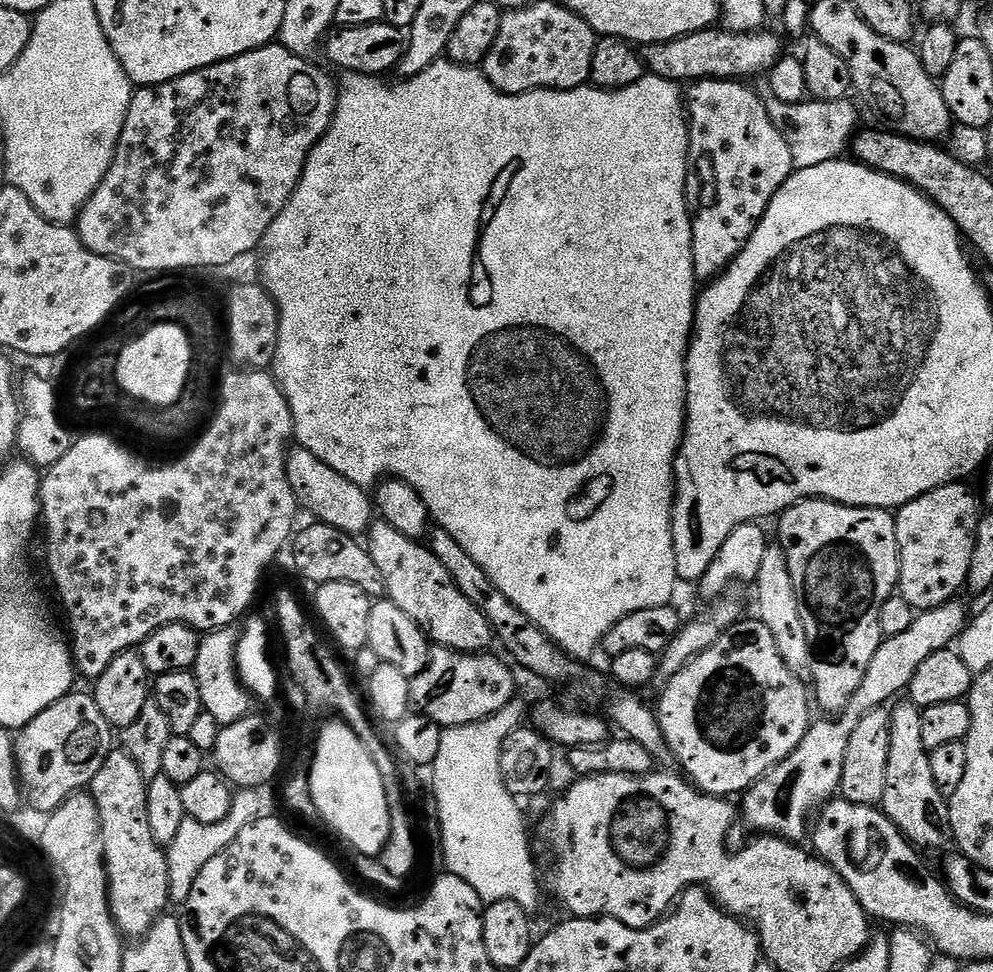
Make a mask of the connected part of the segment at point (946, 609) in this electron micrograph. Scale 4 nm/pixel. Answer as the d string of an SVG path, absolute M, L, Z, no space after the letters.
M948 600L942 606L921 611L904 633L881 639L878 654L874 654L870 670L866 670L866 678L862 678L858 690L854 690L854 698L850 698L844 711L835 718L820 718L824 720L817 724L815 721L794 751L743 793L742 820L744 816L753 833L771 834L789 842L800 842L803 836L805 839L809 835L810 818L839 793L844 751L850 734L854 734L858 722L866 718L870 710L885 707L889 703L887 700L895 701L895 696L907 689L914 674L918 674L918 666L922 666L930 654L952 648L959 641L970 619L970 611L962 600Z

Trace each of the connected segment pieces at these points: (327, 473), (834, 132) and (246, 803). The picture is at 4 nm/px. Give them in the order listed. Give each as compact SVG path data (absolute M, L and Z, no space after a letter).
M296 446L289 451L286 462L286 478L290 478L290 486L296 495L297 505L303 511L305 508L312 515L312 518L315 518L319 523L329 524L357 538L363 537L372 527L374 523L373 497L365 489L358 487L354 482L350 482L350 478L342 478L342 474L338 474L338 470L330 470L330 466L326 466L326 462L314 458L314 454L310 454L310 450Z
M767 86L761 87L759 93L774 126L778 126L778 134L782 134L782 138L786 138L786 146L790 146L792 162L797 169L822 166L822 162L841 159L849 151L852 138L858 131L856 108L851 99L787 104L778 102Z
M256 790L237 791L232 798L230 814L226 814L222 822L203 824L197 820L184 819L177 836L174 837L174 842L166 845L170 874L168 899L173 905L184 905L186 898L190 898L190 890L194 890L194 878L202 874L202 866L206 866L206 862L210 862L214 854L222 854L222 850L226 850L226 846L230 846L230 842L234 842L234 838L238 838L238 834L242 834L242 830L246 830L250 822L254 822L262 815L260 795L261 793Z

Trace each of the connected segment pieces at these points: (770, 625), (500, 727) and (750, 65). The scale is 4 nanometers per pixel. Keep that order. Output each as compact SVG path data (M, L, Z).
M769 543L754 581L755 588L755 615L766 626L766 630L774 634L774 642L778 642L778 654L782 654L791 672L799 673L800 668L807 669L812 663L812 651L808 648L806 626L802 626L802 614L798 614L798 594L794 594L794 581L786 566L786 554L780 549L779 543Z
M513 698L509 704L499 705L493 714L485 715L483 720L467 724L466 726L454 726L453 728L443 729L440 733L442 742L438 746L438 758L434 758L434 762L430 766L432 772L432 792L436 795L436 812L440 815L440 840L444 843L444 860L448 863L447 871L453 876L462 878L466 882L470 882L470 886L474 886L474 890L478 890L480 899L493 904L494 902L502 902L509 900L510 902L518 902L518 906L522 906L522 910L526 910L530 914L535 913L535 908L540 904L540 880L536 877L536 864L532 861L532 848L528 845L528 828L524 825L524 816L520 813L517 797L510 794L510 790L506 790L506 782L502 782L502 766L500 759L502 758L502 742L506 742L506 738L510 738L510 734L514 734L514 730L518 730L525 723L526 708L524 712L524 704L520 698Z
M713 26L674 38L670 42L643 45L645 69L651 75L677 82L695 82L698 80L734 80L747 81L747 76L763 77L779 62L782 49L780 40L769 30L754 32L730 32L723 26Z

